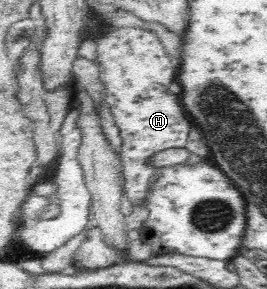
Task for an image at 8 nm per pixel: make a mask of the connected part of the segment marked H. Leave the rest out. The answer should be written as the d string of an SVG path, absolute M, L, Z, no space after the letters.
M106 26L106 32L97 35L96 53L98 60L95 66L106 84L105 101L110 114L122 137L120 157L122 160L126 197L132 204L142 203L147 196L148 180L157 172L150 160L158 152L185 148L190 122L184 108L176 102L176 94L168 92L168 86L174 82L176 66L170 56L164 52L164 46L149 30L130 27L112 28Z

